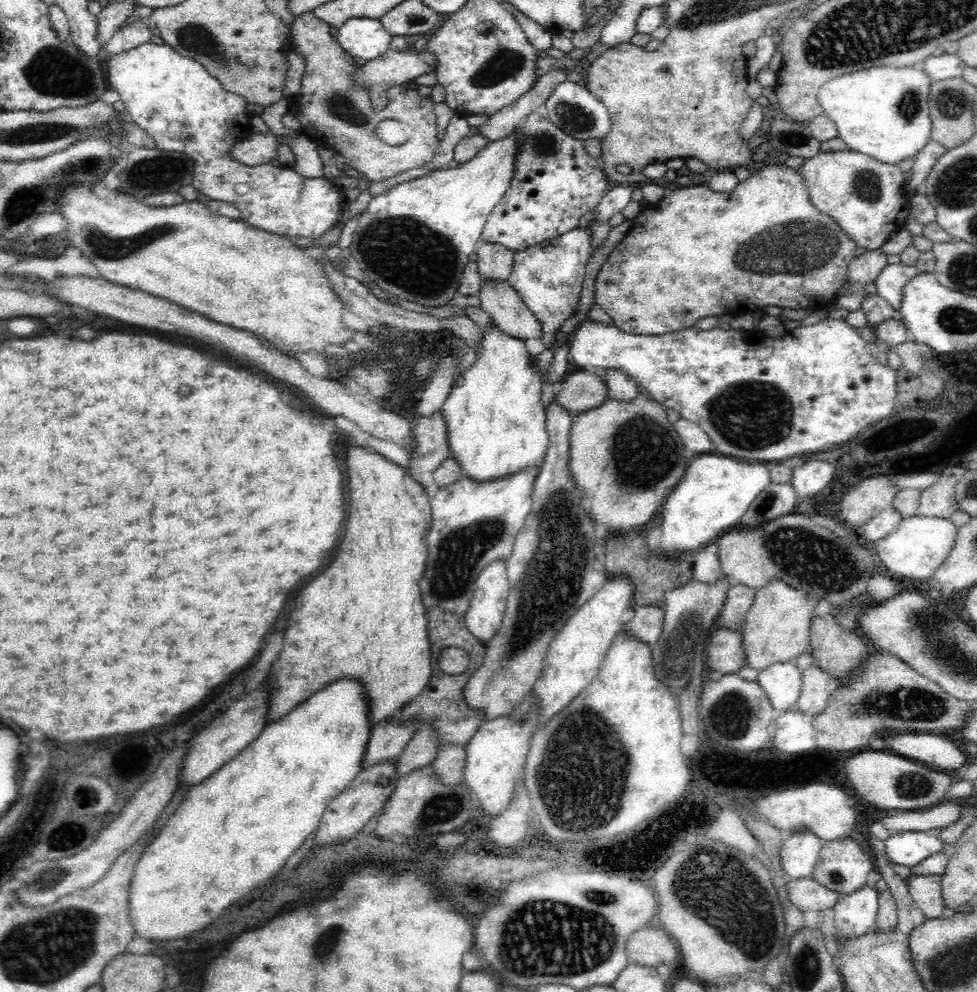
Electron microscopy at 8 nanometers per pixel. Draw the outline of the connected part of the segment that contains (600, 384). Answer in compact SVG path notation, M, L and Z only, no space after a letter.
M574 368L564 377L555 396L568 413L580 414L598 408L609 399L608 385L598 374Z

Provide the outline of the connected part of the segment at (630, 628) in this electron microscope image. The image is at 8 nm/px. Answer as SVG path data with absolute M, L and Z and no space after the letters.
M640 602L640 608L635 611L634 616L623 625L623 630L628 638L643 642L651 647L662 633L664 624L664 612L648 603Z

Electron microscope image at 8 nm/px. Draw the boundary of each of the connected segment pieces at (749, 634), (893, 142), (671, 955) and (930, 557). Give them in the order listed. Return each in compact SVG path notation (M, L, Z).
M773 581L756 592L740 630L746 666L759 673L772 664L788 662L808 651L814 606L806 605L806 598L810 596L780 581Z
M919 66L870 68L829 81L818 92L818 99L849 150L884 164L899 165L920 153L931 140L931 84L928 74Z
M653 927L636 930L627 942L628 960L634 965L649 966L655 968L660 965L668 965L672 968L680 964L679 948L670 940L670 936L661 930Z
M914 515L902 520L891 533L878 542L878 554L890 572L906 578L926 578L946 560L952 551L957 526L951 519Z

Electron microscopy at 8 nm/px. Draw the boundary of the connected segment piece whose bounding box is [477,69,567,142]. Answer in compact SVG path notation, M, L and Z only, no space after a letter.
M550 70L542 74L534 82L528 92L508 106L504 106L498 112L495 112L489 120L482 126L479 126L477 132L486 136L489 140L500 141L513 134L514 128L539 106L545 104L548 96L553 92L558 84L567 80L566 70Z

